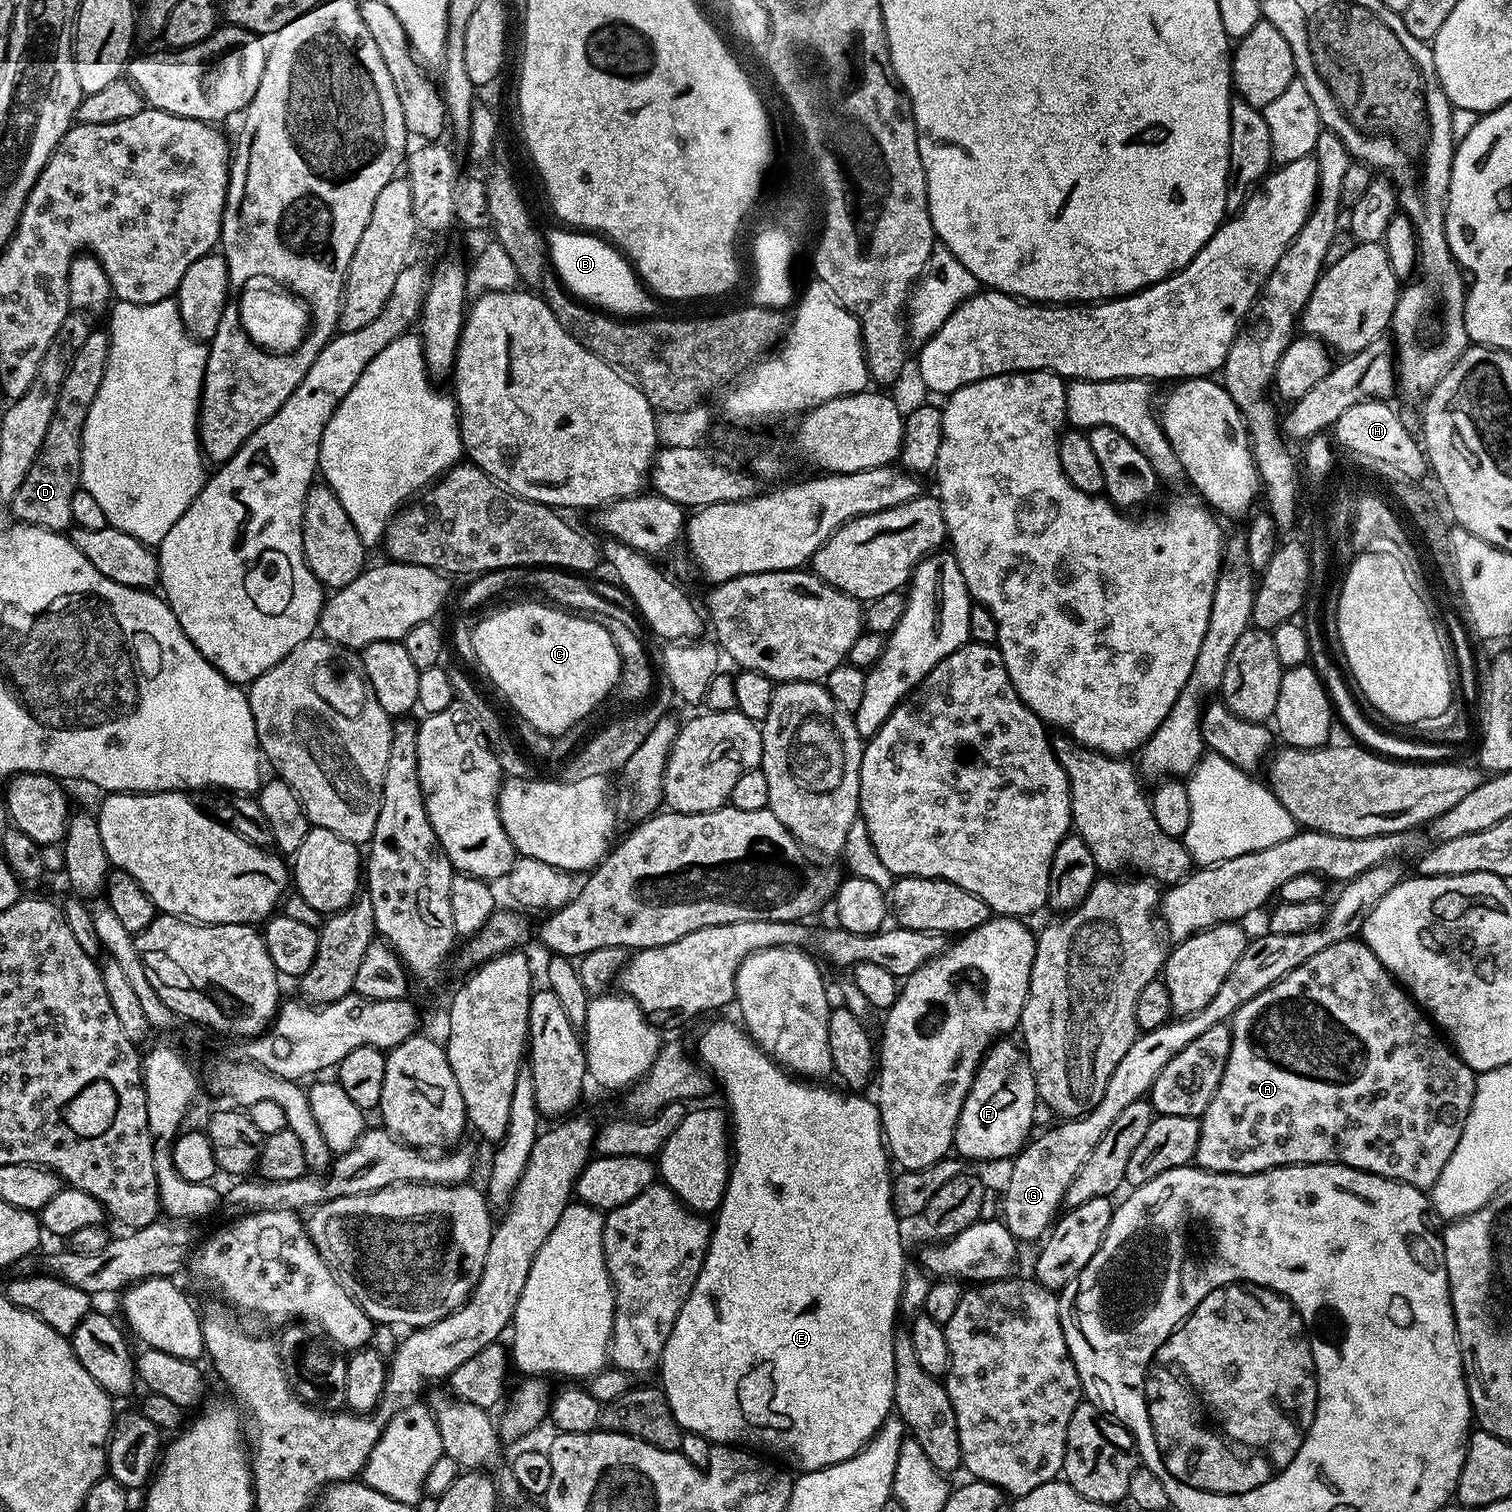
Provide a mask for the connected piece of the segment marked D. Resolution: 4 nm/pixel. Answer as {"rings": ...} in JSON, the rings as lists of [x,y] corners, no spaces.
{"rings":[[[89,331],[86,342],[82,342],[82,350],[78,350],[78,354],[74,354],[74,362],[68,364],[68,373],[62,382],[62,390],[58,390],[54,418],[50,418],[50,426],[46,426],[46,438],[42,438],[42,446],[26,478],[22,478],[18,494],[14,494],[12,499],[10,512],[11,515],[16,515],[15,519],[19,523],[49,528],[51,532],[64,532],[73,527],[70,498],[77,488],[81,487],[80,443],[84,423],[86,414],[90,414],[94,394],[98,394],[98,386],[102,384],[102,374],[107,361],[107,331]]]}

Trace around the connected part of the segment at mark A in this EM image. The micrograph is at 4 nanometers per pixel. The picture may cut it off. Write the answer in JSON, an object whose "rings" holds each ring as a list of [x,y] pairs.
{"rings":[[[1353,938],[1346,942],[1334,942],[1334,946],[1326,946],[1326,950],[1318,950],[1318,954],[1314,954],[1314,958],[1306,958],[1306,962],[1302,962],[1302,966],[1298,966],[1290,974],[1282,977],[1274,986],[1262,990],[1262,994],[1250,998],[1250,1002],[1243,1004],[1232,1015],[1230,1027],[1232,1030],[1232,1045],[1226,1062],[1226,1070],[1222,1074],[1222,1082],[1218,1086],[1210,1106],[1206,1106],[1203,1116],[1199,1117],[1200,1137],[1198,1138],[1198,1150],[1195,1158],[1195,1163],[1199,1167],[1204,1168],[1207,1172],[1227,1172],[1233,1176],[1253,1176],[1256,1172],[1265,1172],[1271,1168],[1285,1168],[1288,1164],[1344,1164],[1347,1168],[1357,1168],[1363,1172],[1373,1172],[1391,1180],[1401,1180],[1403,1184],[1409,1184],[1421,1190],[1431,1190],[1434,1182],[1438,1182],[1438,1174],[1442,1174],[1443,1168],[1446,1167],[1446,1162],[1450,1162],[1450,1154],[1454,1154],[1454,1146],[1458,1146],[1458,1138],[1462,1138],[1462,1130],[1466,1126],[1466,1118],[1470,1114],[1470,1106],[1476,1093],[1477,1073],[1461,1062],[1460,1057],[1445,1043],[1441,1033],[1437,1031],[1431,1019],[1422,1011],[1420,1005],[1401,987],[1396,977],[1388,973],[1382,966],[1380,959],[1368,949],[1363,939]]]}

